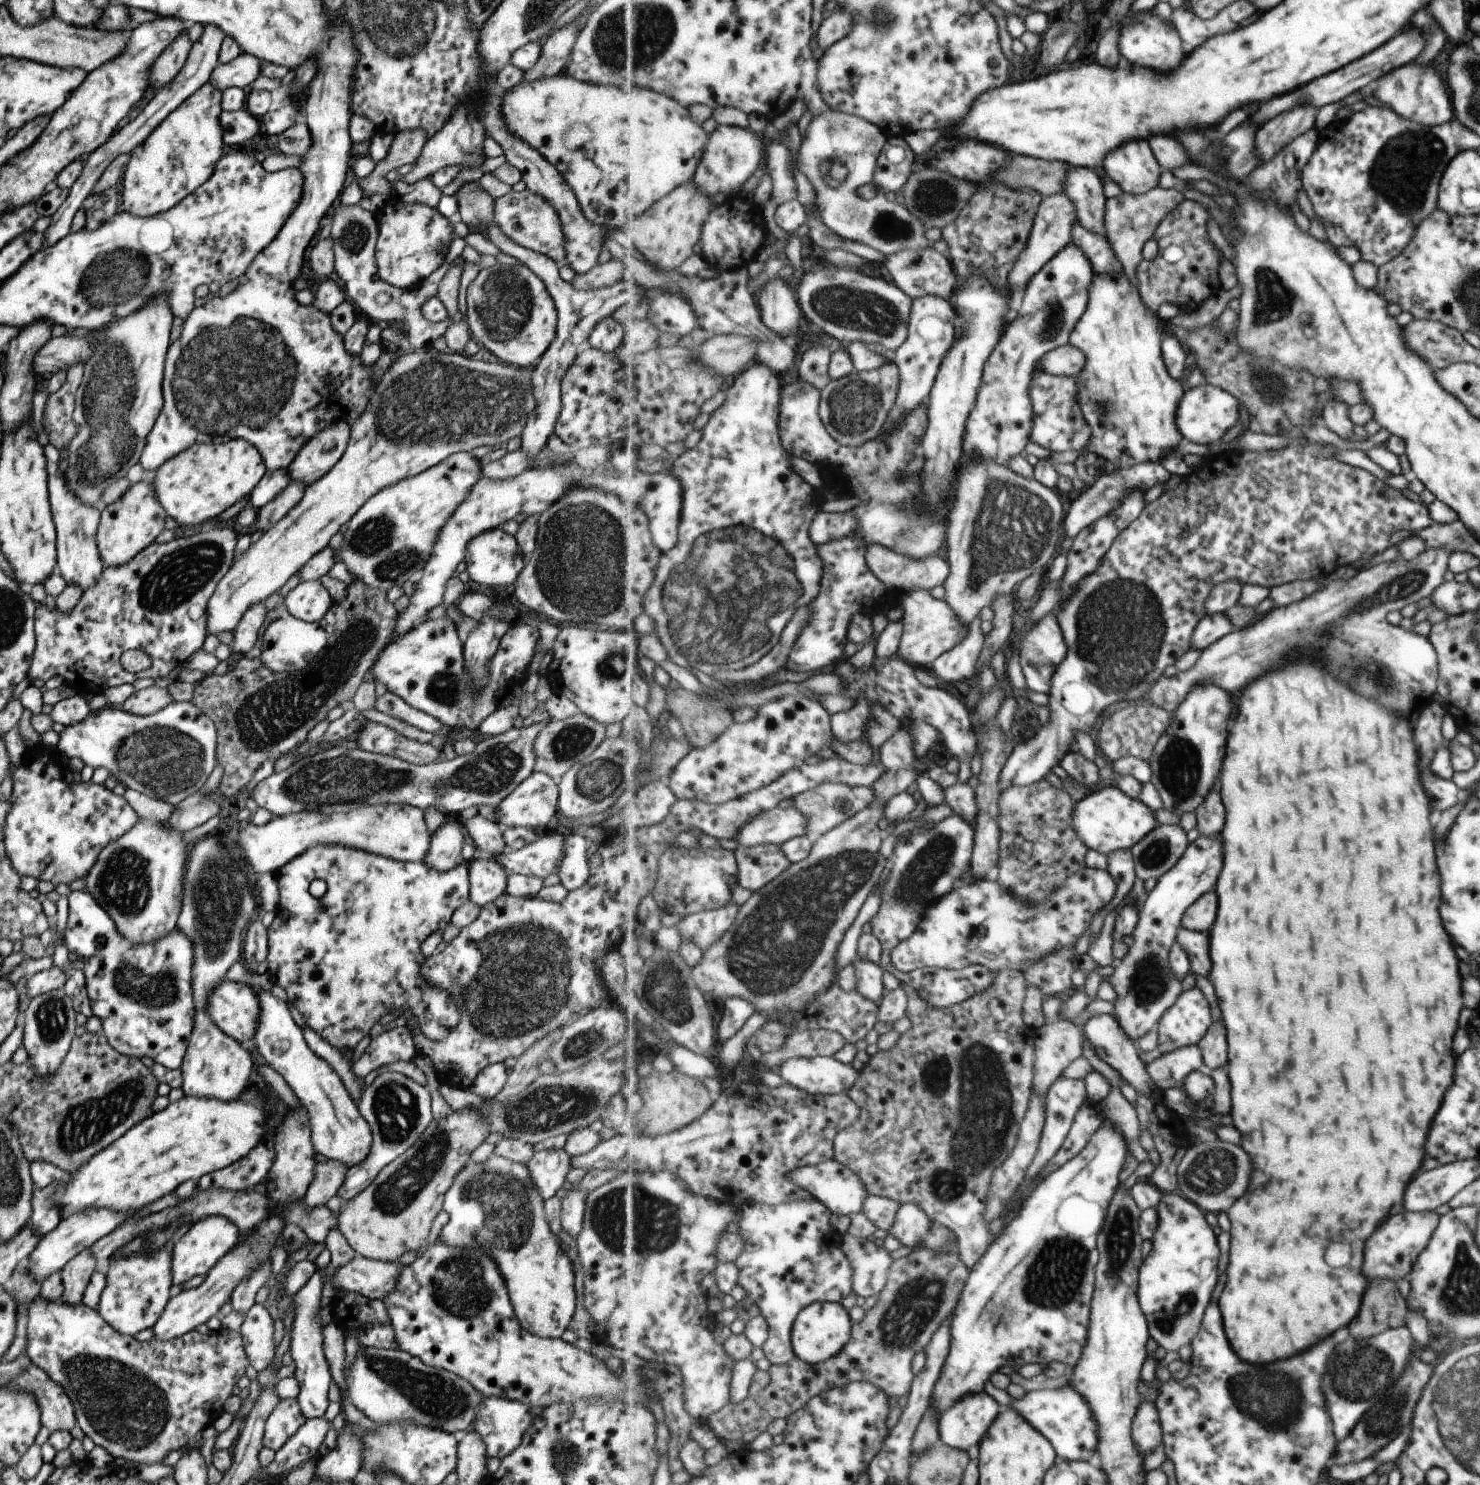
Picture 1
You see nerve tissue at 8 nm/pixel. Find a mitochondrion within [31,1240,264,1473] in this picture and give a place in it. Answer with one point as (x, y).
(121, 1403)

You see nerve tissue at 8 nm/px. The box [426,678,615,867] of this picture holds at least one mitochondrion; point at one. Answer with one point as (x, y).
(494, 769)

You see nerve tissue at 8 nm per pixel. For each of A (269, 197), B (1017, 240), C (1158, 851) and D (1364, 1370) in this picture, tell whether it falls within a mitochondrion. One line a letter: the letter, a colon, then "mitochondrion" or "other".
A: other
B: other
C: mitochondrion
D: mitochondrion

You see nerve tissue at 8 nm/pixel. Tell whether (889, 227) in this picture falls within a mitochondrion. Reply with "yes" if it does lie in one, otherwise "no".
yes

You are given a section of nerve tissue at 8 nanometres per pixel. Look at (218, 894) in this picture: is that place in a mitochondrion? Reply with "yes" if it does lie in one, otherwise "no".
yes

